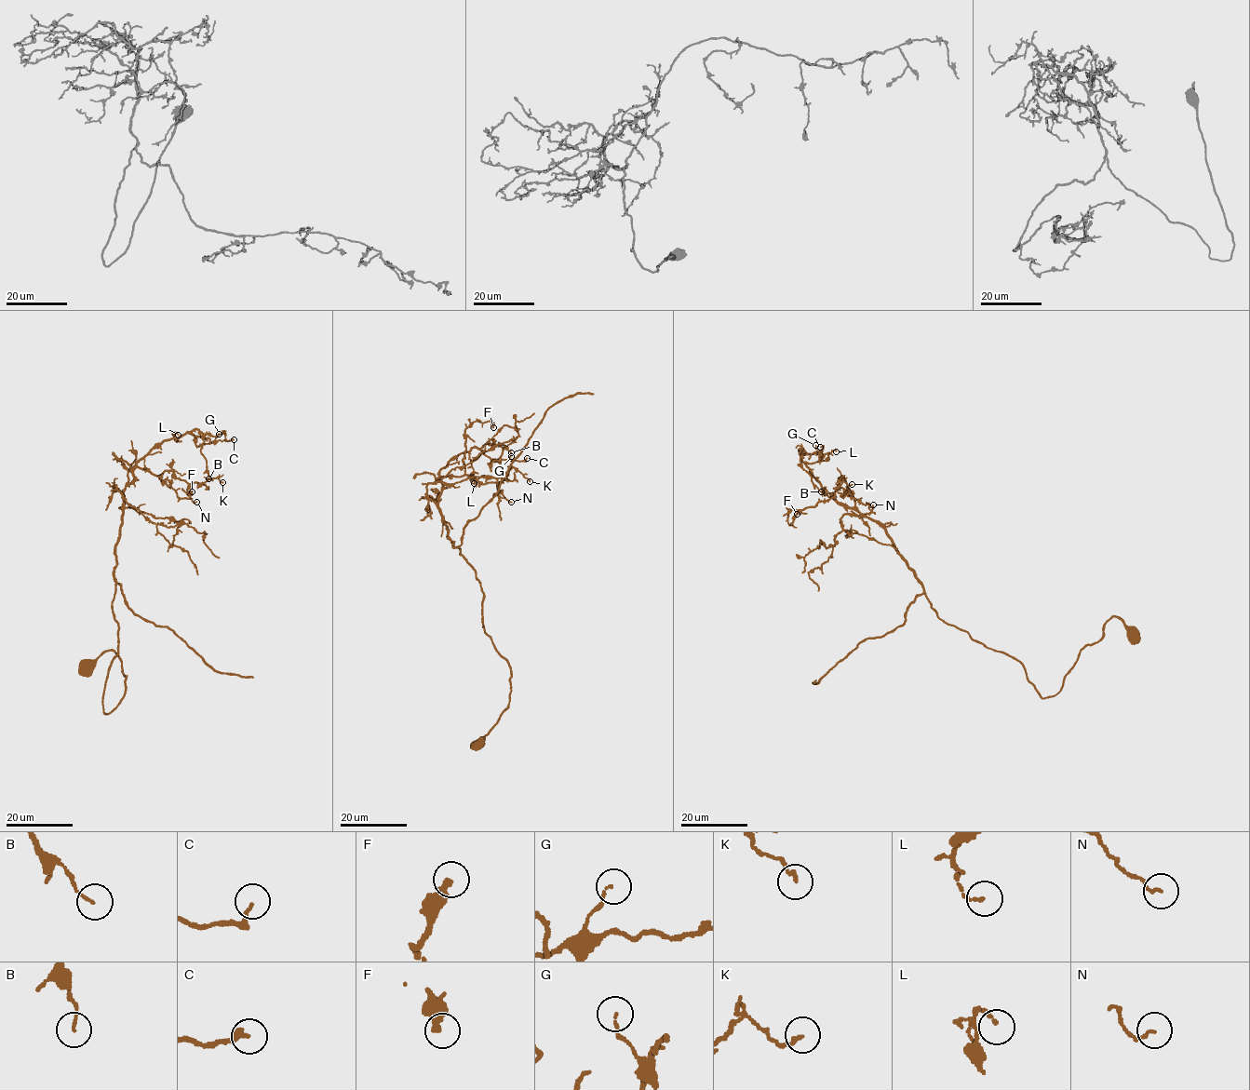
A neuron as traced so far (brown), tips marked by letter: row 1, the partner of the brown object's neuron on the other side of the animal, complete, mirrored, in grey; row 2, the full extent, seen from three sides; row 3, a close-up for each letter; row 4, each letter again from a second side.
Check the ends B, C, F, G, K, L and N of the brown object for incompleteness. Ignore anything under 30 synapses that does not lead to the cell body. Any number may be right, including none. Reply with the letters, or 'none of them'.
none of them

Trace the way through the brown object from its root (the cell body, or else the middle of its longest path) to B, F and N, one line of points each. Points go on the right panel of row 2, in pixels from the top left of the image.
B: (1134, 634), (1111, 617), (1041, 697), (1020, 662), (938, 617), (887, 531), (824, 491), (799, 450), (821, 491)
F: (1134, 634), (1111, 617), (1041, 697), (1020, 662), (938, 617), (880, 524), (833, 492), (788, 523), (797, 514)
N: (1134, 634), (1111, 617), (1041, 697), (1020, 662), (938, 617), (887, 531), (831, 494), (873, 504)

